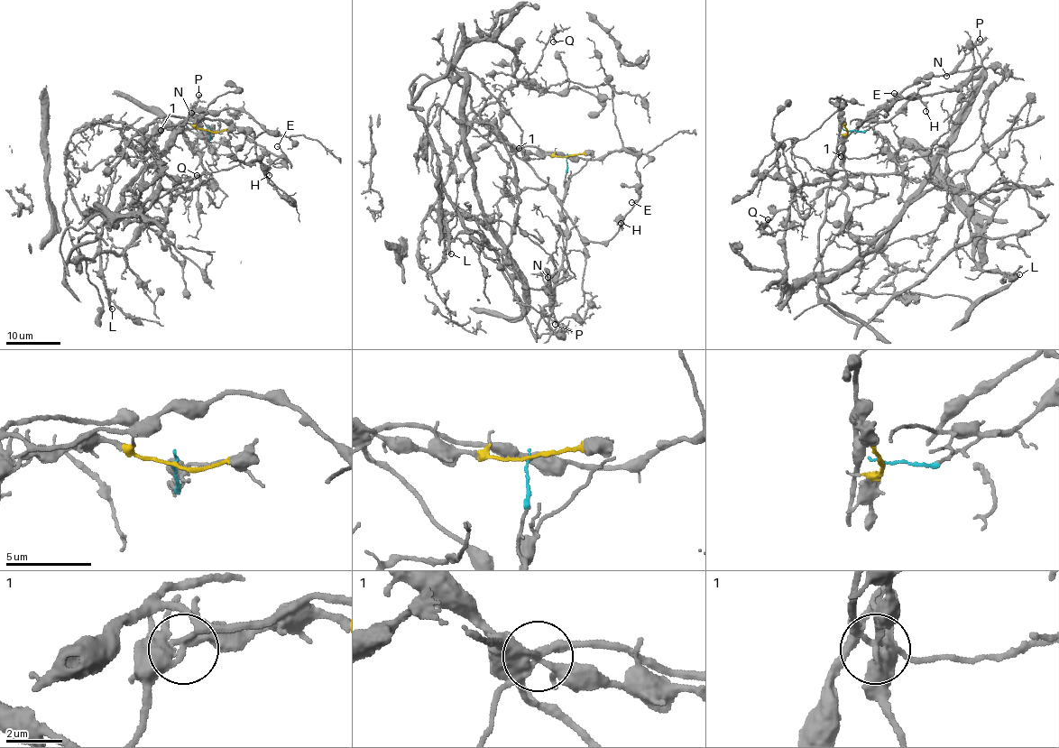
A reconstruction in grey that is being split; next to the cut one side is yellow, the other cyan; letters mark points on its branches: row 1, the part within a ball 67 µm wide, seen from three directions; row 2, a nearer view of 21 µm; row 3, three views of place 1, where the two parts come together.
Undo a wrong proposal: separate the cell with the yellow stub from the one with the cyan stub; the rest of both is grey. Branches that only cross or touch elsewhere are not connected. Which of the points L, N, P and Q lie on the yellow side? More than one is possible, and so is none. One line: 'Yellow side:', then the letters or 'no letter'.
Yellow side: L, Q

